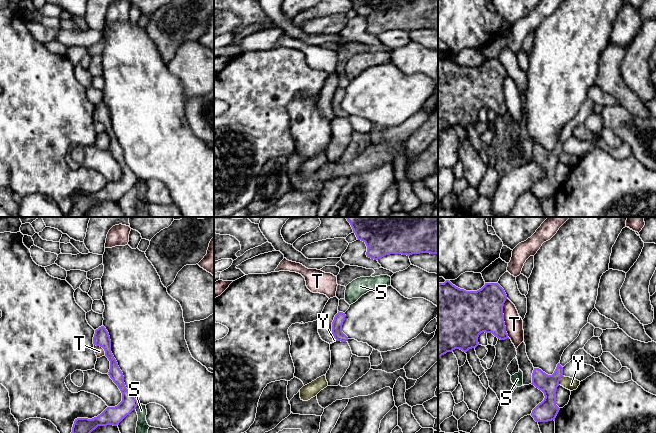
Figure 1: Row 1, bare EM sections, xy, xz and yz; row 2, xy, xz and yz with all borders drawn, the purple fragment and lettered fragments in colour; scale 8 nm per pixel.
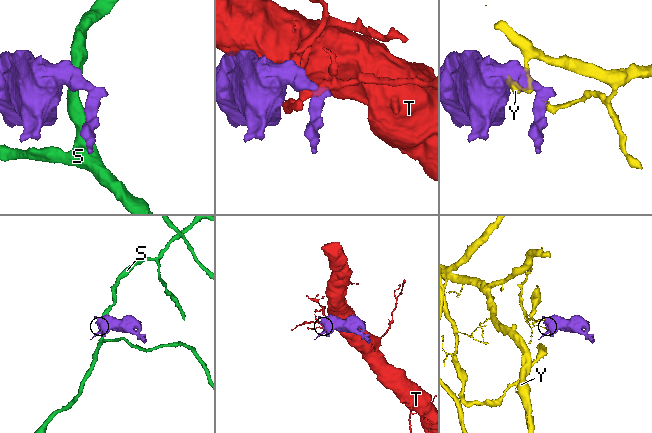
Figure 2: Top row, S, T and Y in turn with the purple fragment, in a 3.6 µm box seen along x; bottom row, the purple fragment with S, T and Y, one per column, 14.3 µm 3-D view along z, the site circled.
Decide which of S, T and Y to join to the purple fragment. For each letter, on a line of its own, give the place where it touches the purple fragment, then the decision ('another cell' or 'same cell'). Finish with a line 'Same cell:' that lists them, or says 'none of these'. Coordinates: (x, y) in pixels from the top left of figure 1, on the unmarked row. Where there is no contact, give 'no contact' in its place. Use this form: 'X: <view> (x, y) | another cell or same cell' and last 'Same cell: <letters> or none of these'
S: xy (136, 182) | another cell
T: yz (503, 94) | another cell
Y: yz (559, 156) | another cell
Same cell: none of these

